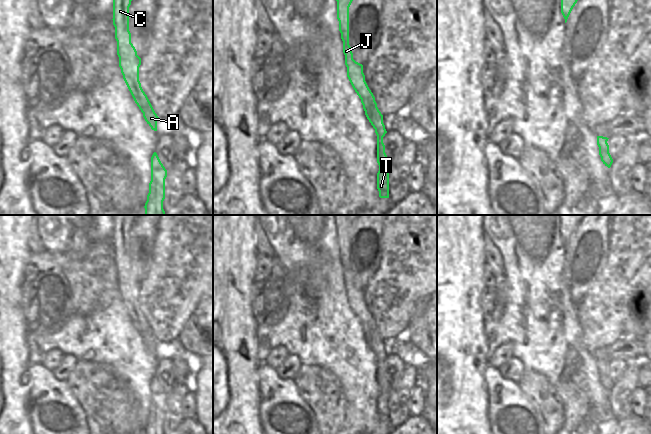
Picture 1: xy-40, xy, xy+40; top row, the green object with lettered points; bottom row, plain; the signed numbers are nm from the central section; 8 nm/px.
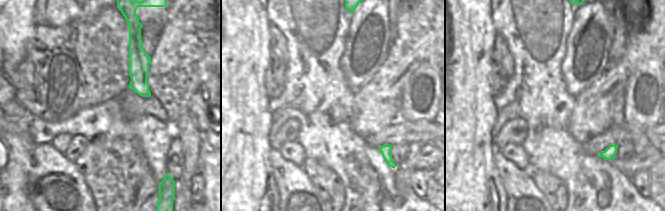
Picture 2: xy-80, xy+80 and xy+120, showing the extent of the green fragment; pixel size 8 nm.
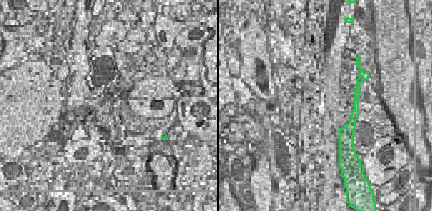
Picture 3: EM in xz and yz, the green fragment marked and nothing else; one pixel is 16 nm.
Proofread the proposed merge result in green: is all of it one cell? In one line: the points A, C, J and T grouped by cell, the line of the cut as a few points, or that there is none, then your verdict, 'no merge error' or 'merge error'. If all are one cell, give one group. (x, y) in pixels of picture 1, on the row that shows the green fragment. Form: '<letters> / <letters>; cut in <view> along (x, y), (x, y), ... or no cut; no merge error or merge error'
A C J T; no cut; no merge error

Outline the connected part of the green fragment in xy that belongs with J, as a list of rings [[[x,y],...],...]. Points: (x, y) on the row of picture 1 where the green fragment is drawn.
[[[336,0],[337,1],[337,19],[339,21],[339,31],[343,41],[343,53],[345,55],[345,65],[347,67],[347,77],[361,99],[365,115],[377,135],[377,163],[379,171],[377,173],[377,189],[380,198],[389,198],[389,169],[391,162],[385,153],[383,137],[387,133],[383,123],[383,115],[377,107],[375,97],[369,89],[363,65],[353,59],[353,53],[349,45],[349,7],[353,0]]]

